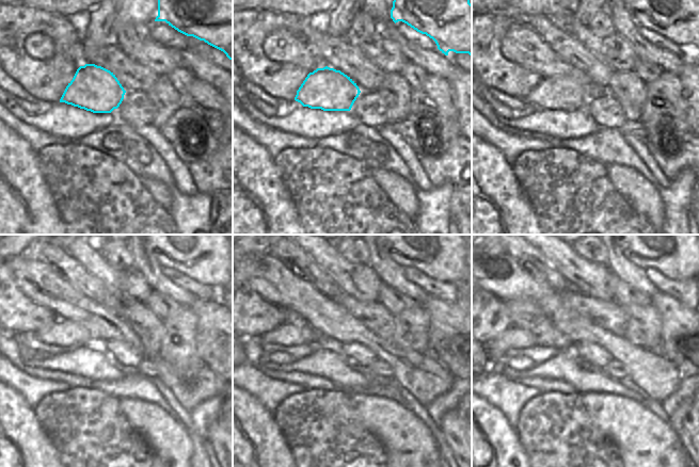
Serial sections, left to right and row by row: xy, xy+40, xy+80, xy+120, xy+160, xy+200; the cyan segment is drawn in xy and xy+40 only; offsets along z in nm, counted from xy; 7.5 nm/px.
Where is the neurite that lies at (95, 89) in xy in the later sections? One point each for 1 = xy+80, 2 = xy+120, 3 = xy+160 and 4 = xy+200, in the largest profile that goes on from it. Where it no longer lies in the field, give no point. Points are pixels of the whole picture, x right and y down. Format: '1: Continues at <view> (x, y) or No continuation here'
1: Continues at xy+80 (564, 93)
2: Continues at xy+120 (65, 333)
3: Continues at xy+160 (287, 334)
4: Continues at xy+200 (512, 337).

